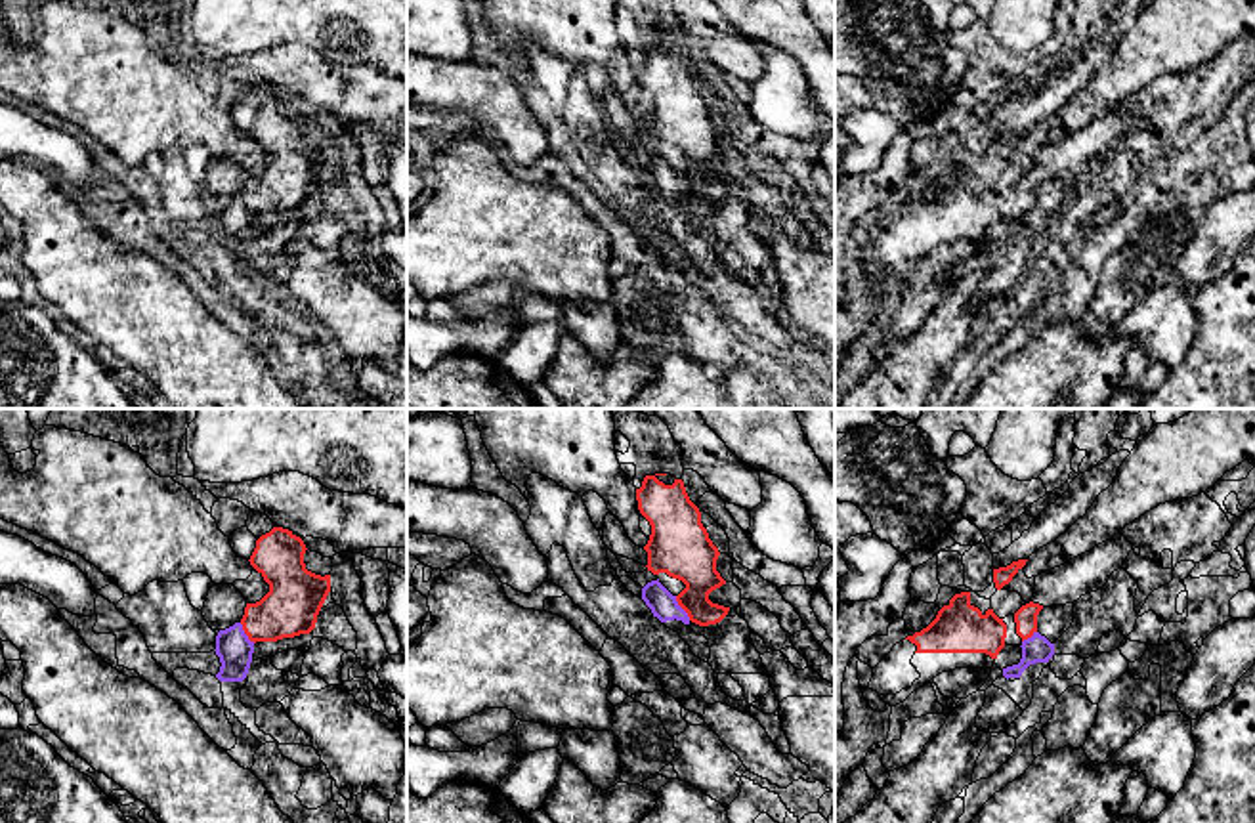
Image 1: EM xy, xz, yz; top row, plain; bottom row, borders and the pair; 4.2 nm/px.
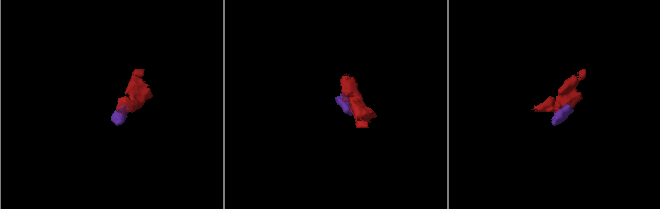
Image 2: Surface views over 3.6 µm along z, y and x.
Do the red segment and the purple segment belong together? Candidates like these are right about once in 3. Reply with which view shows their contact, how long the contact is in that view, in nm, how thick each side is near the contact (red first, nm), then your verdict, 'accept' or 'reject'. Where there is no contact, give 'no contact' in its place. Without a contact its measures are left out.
xz | 120 nm | 260/120 nm | reject

